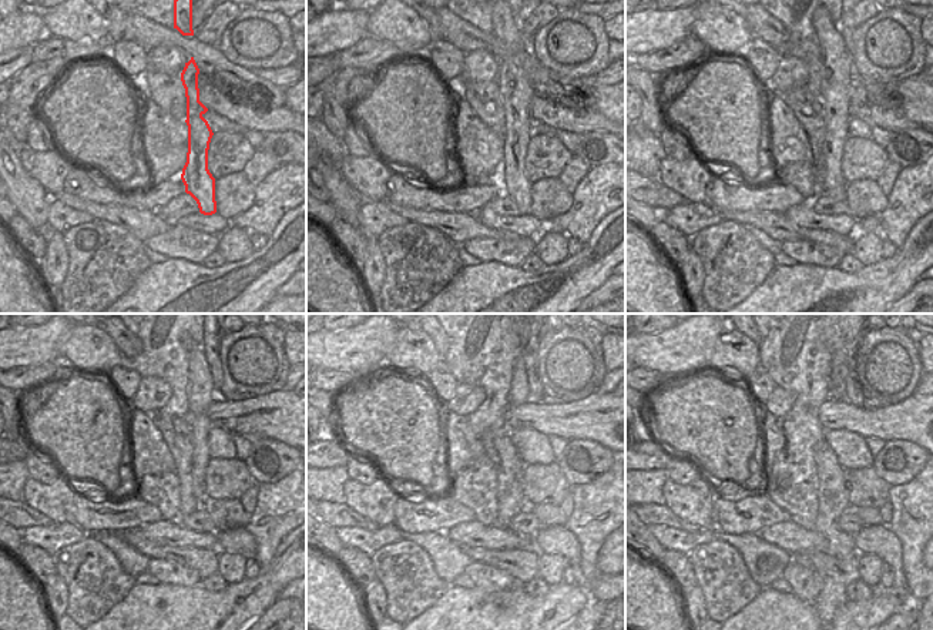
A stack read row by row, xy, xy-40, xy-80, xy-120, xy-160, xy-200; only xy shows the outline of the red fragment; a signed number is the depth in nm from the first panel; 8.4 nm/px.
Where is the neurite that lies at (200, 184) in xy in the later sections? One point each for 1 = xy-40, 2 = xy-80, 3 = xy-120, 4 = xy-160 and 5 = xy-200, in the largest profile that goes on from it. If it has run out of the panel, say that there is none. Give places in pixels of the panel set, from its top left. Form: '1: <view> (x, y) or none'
1: xy-40 (516, 90)
2: xy-80 (838, 64)
3: xy-120 (201, 394)
4: xy-160 (519, 394)
5: xy-200 (834, 395)

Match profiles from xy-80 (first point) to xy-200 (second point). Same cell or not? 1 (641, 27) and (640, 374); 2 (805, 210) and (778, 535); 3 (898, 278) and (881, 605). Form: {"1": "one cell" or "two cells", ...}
{"1": "two cells", "2": "one cell", "3": "one cell"}

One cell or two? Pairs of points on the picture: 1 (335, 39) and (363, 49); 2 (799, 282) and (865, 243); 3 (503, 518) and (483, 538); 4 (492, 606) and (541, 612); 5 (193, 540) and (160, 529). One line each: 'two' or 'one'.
1: two
2: two
3: two
4: one
5: one

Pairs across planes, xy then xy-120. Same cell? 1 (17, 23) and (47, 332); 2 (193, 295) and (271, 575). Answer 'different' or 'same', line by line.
1: same
2: same

